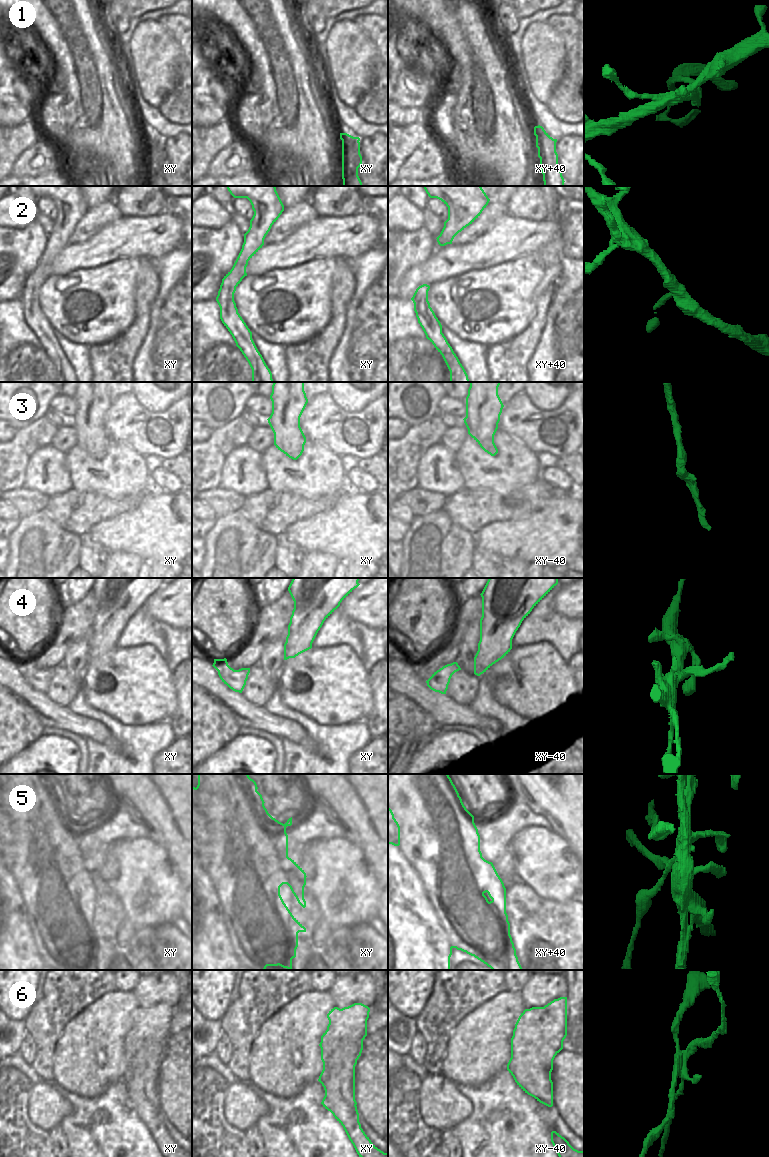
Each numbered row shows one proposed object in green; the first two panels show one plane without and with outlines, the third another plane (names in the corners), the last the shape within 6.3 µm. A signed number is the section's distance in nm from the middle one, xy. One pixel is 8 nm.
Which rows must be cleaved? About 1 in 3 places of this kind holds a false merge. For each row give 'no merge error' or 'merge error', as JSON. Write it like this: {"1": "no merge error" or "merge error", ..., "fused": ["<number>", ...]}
{"1": "merge error", "2": "no merge error", "3": "no merge error", "4": "merge error", "5": "merge error", "6": "merge error", "fused": ["1", "4", "5", "6"]}

